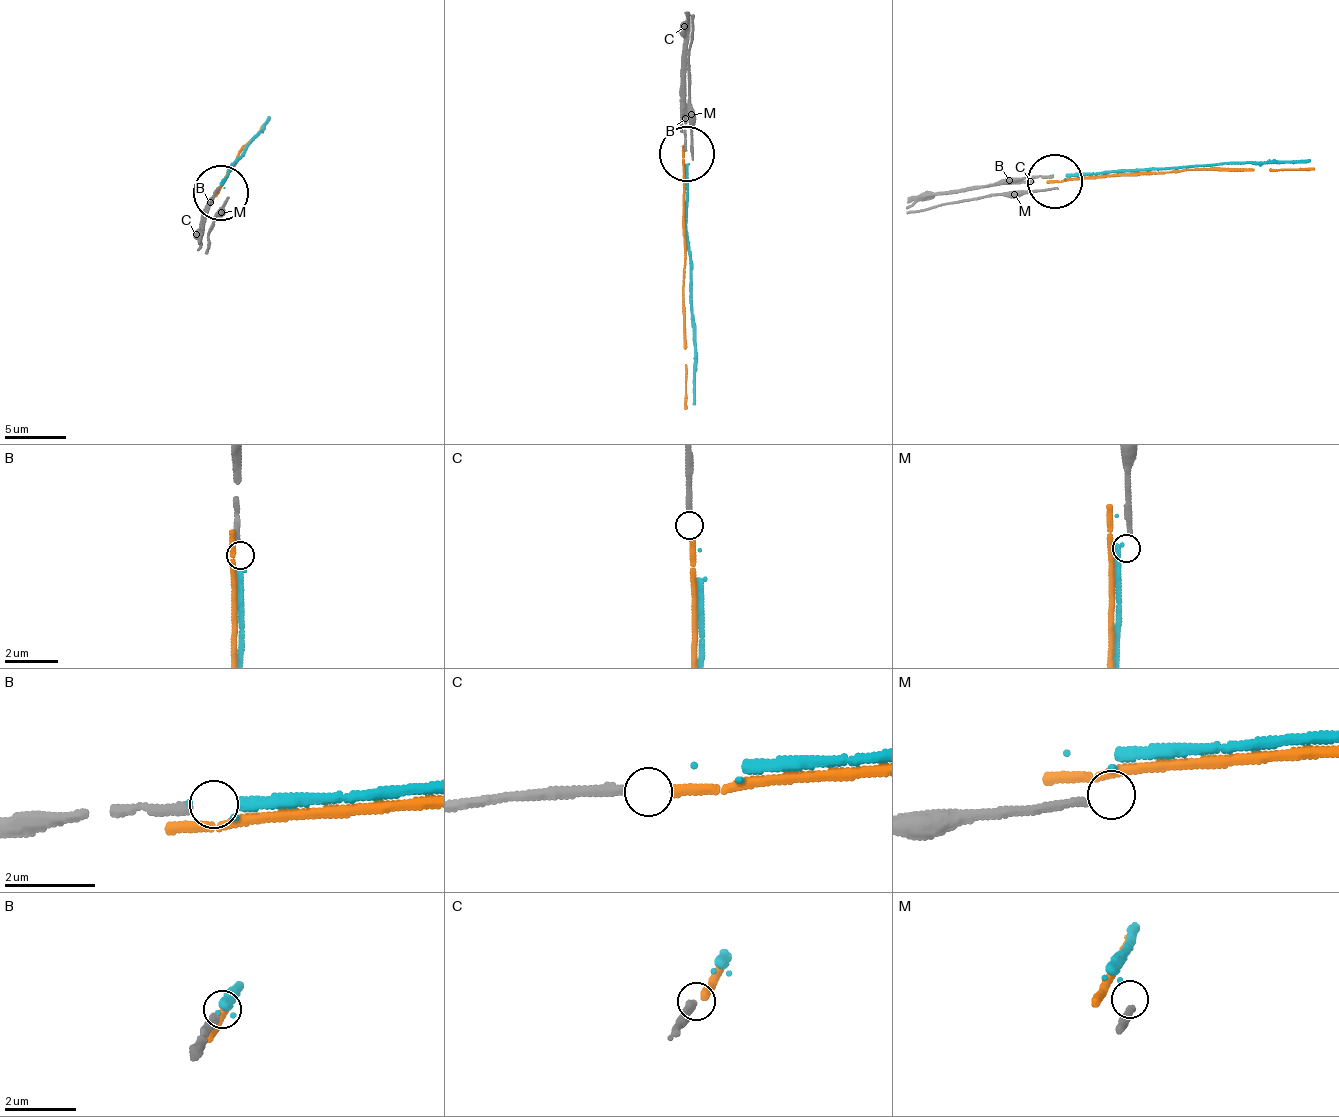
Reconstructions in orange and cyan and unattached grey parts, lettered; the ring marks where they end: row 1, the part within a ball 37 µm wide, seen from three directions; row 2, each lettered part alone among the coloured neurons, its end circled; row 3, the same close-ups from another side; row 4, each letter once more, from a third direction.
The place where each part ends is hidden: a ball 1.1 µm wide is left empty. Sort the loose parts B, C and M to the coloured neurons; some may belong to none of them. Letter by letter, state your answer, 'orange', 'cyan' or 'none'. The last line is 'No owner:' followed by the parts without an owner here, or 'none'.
B: cyan
C: orange
M: none
No owner: M

